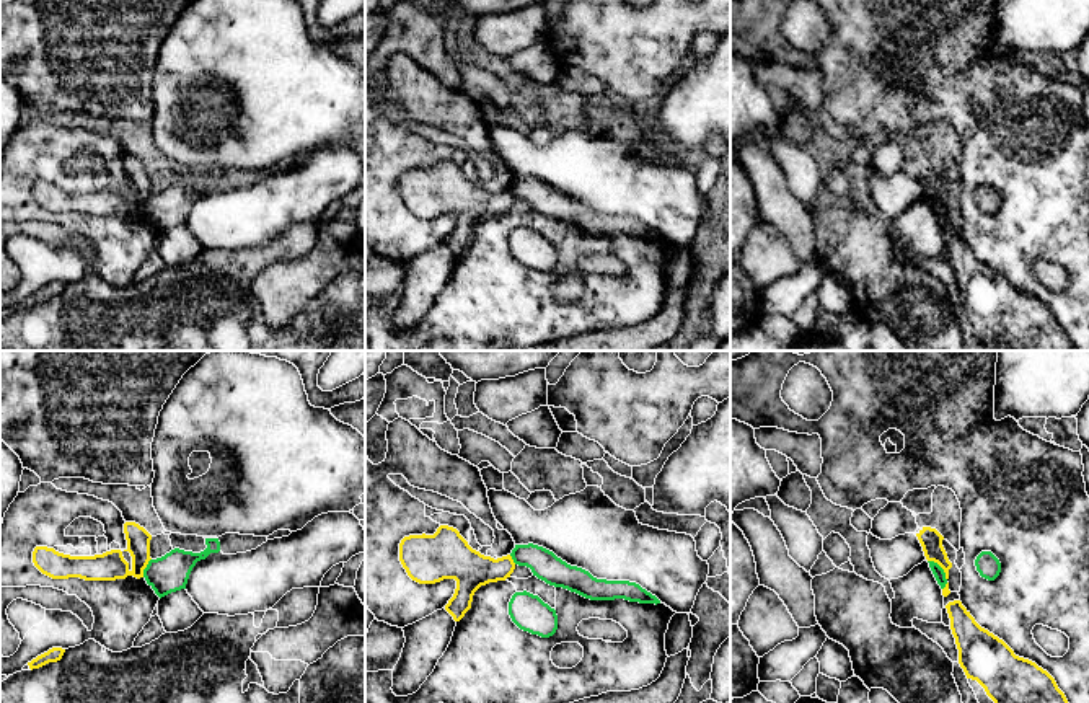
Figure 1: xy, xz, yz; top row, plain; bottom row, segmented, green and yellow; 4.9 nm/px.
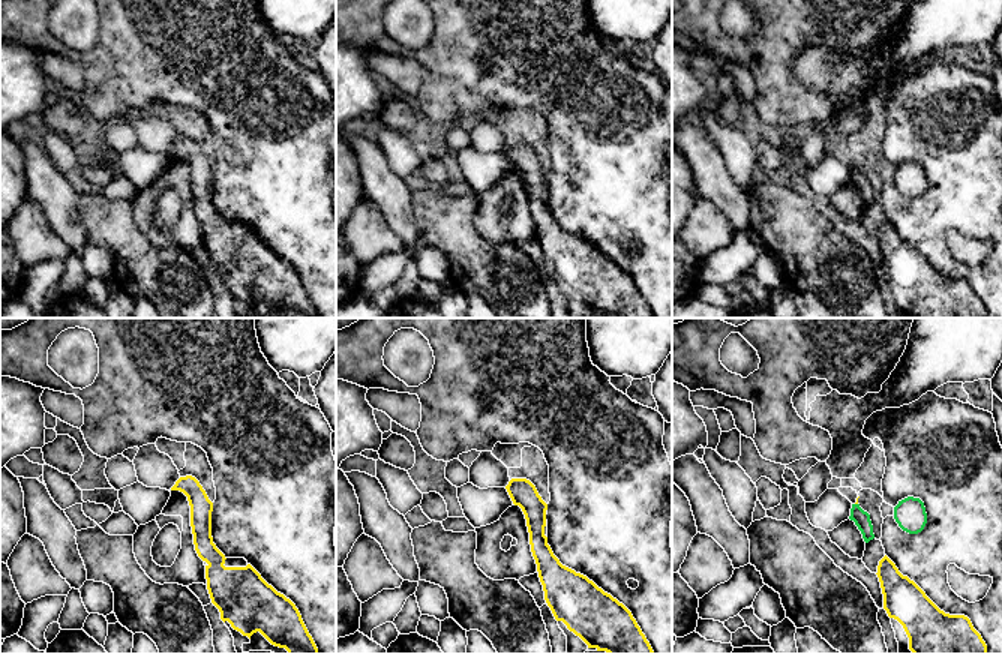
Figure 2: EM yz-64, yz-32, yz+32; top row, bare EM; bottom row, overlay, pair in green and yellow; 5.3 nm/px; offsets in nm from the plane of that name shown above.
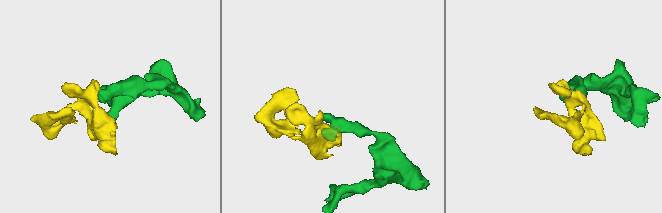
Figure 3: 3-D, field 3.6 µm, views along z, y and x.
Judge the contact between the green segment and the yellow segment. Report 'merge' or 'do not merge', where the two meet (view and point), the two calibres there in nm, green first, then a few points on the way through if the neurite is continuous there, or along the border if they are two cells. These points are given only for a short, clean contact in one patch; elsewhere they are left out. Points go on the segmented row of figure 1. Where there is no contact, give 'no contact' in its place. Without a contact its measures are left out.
do not merge; contact yz (941, 568); calibres 60 and 110 nm; border yz (928, 560), (933, 560), (943, 570), (946, 579)

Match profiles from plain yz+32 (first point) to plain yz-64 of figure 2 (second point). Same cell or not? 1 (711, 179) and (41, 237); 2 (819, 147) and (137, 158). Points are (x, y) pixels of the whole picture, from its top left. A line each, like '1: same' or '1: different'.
1: different
2: different

